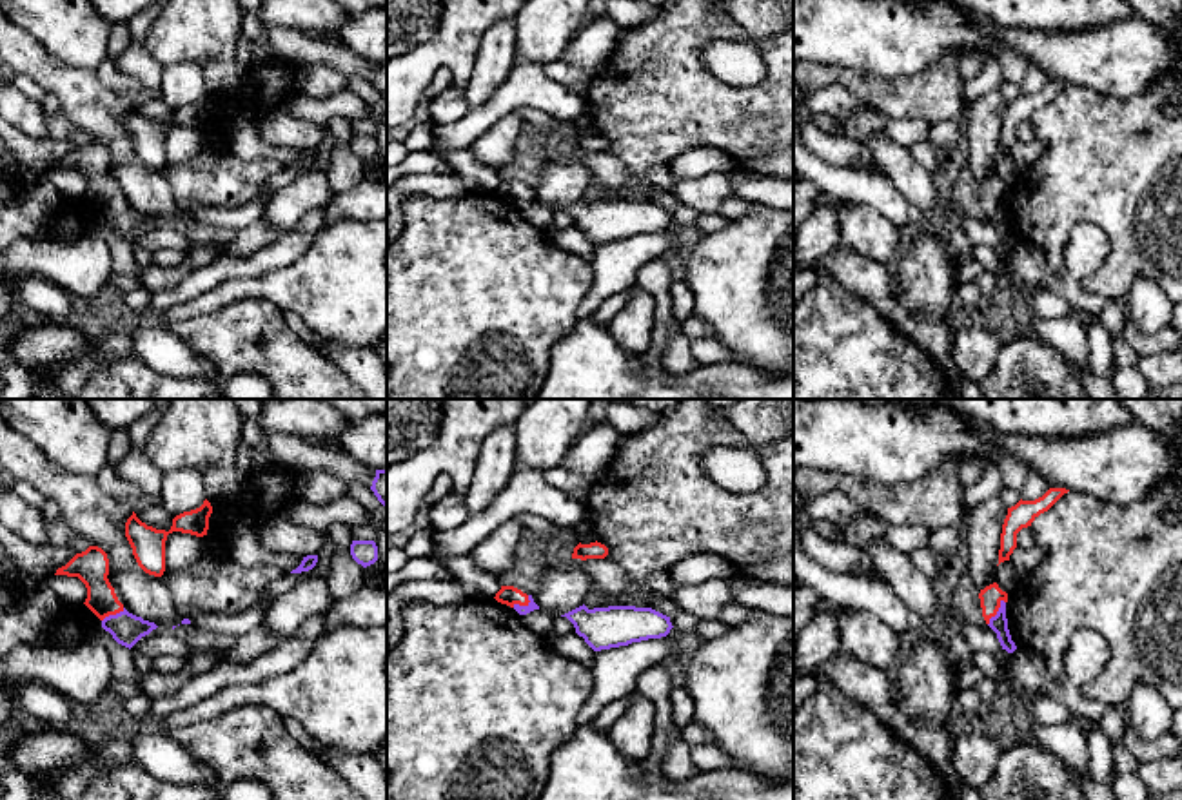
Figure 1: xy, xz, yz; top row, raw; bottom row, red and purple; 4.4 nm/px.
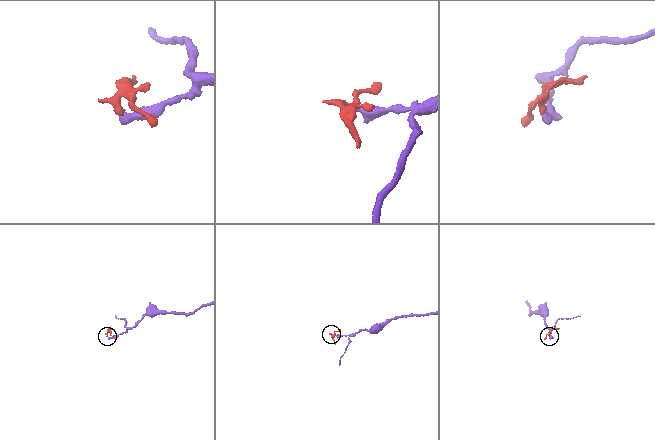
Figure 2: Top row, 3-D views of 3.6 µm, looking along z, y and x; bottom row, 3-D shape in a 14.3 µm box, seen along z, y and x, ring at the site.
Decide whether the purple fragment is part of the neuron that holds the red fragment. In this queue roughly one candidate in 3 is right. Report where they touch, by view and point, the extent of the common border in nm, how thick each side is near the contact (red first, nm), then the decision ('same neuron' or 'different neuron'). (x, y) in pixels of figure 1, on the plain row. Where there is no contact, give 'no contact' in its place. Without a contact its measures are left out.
contact yz (997, 204); length 140 nm; calibres 100 and 80 nm; same neuron

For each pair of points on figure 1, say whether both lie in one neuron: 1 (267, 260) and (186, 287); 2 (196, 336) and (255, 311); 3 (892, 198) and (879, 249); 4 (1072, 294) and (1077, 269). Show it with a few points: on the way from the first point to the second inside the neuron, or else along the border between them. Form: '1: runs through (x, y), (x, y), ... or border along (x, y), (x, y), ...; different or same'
1: runs through (247, 265), (226, 267), (206, 278); same
2: runs through (211, 336), (229, 336), (240, 325); same
3: border along (847, 202), (870, 205), (908, 231); different
4: runs through (1072, 289), (1073, 274); same

